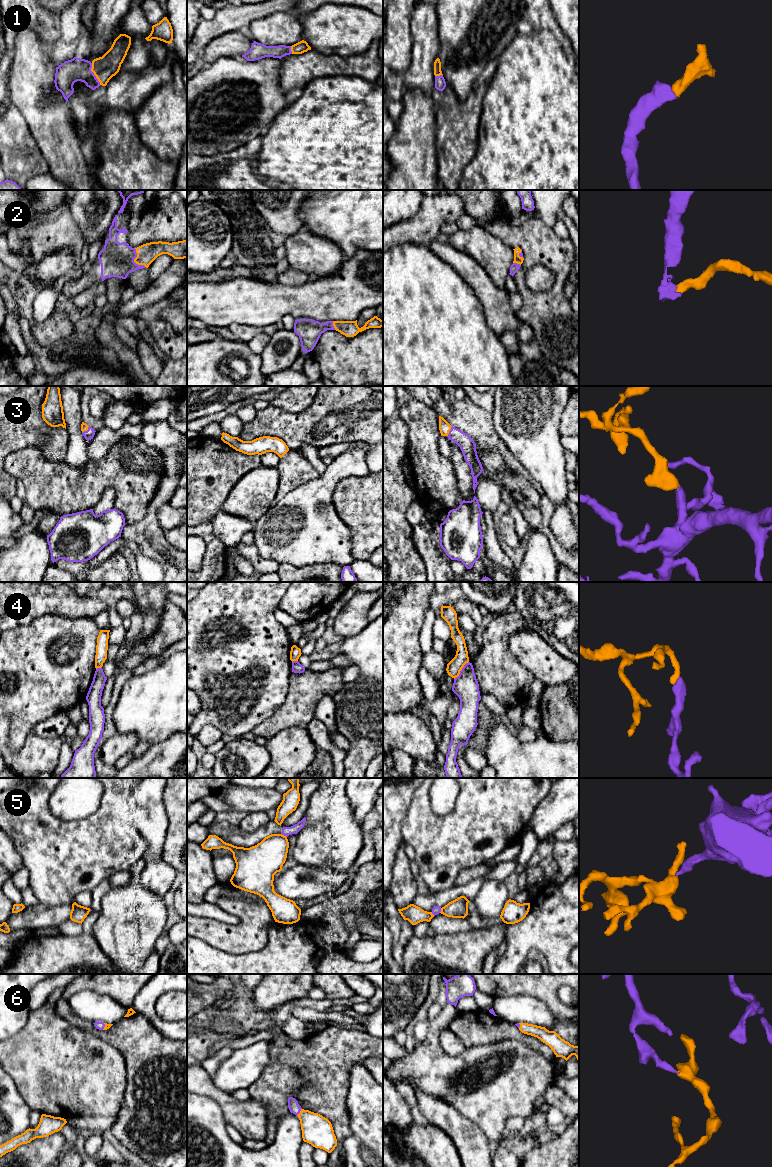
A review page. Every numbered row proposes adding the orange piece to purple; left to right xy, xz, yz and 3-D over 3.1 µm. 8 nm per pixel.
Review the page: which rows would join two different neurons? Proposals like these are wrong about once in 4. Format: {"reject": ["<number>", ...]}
{"reject": ["4", "5"]}

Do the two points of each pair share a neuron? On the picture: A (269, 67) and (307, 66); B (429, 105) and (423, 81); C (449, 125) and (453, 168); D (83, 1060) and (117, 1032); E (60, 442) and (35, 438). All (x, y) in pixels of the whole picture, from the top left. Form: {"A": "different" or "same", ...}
{"A": "different", "B": "different", "C": "same", "D": "different", "E": "same"}

